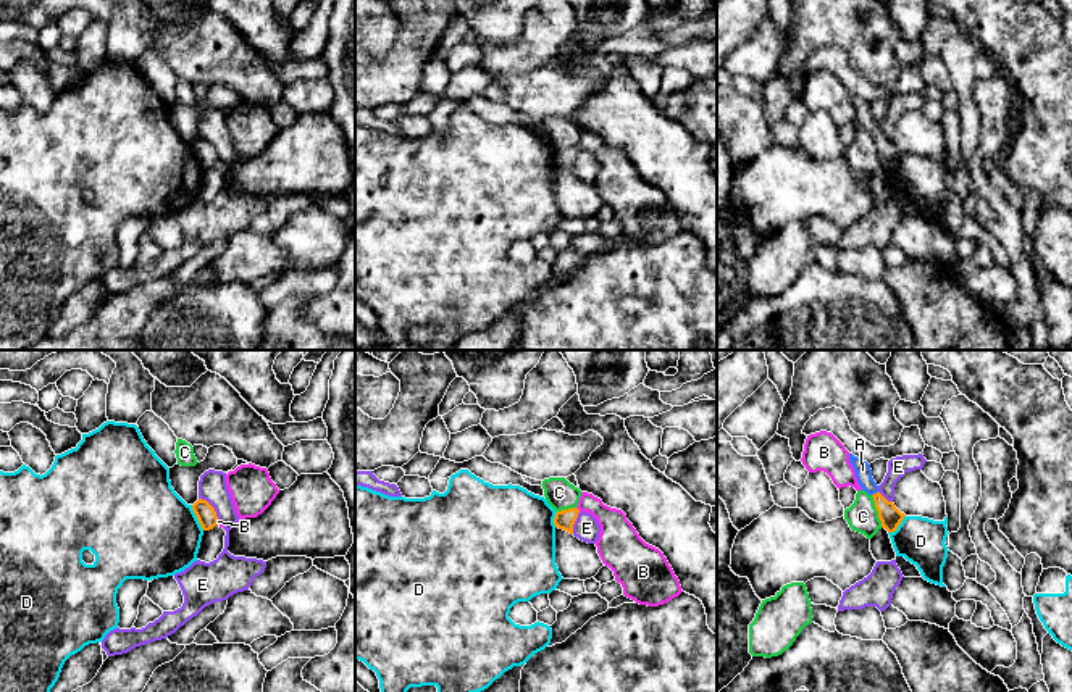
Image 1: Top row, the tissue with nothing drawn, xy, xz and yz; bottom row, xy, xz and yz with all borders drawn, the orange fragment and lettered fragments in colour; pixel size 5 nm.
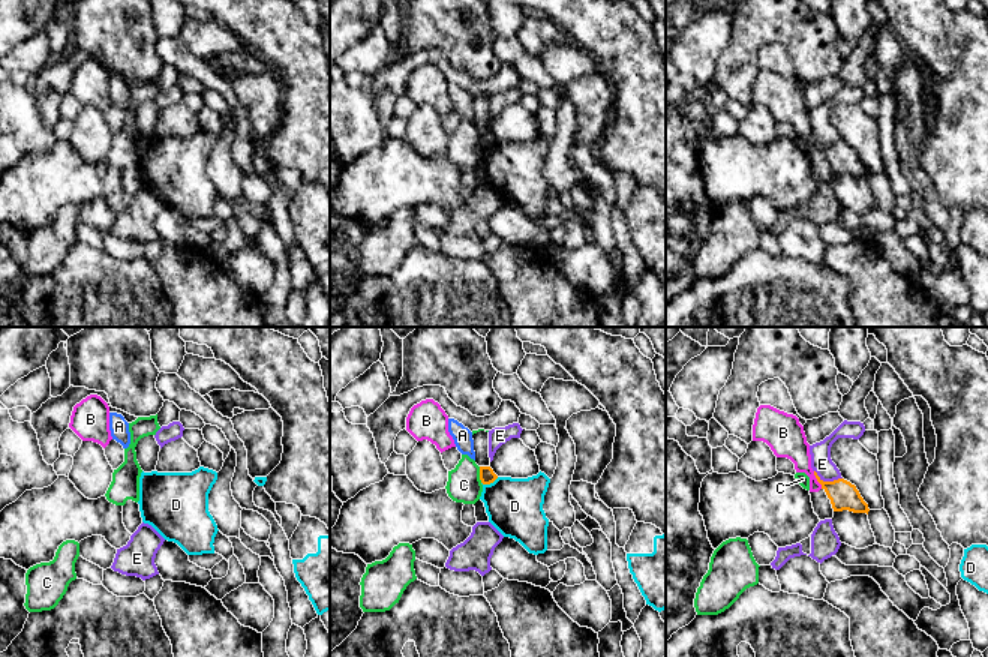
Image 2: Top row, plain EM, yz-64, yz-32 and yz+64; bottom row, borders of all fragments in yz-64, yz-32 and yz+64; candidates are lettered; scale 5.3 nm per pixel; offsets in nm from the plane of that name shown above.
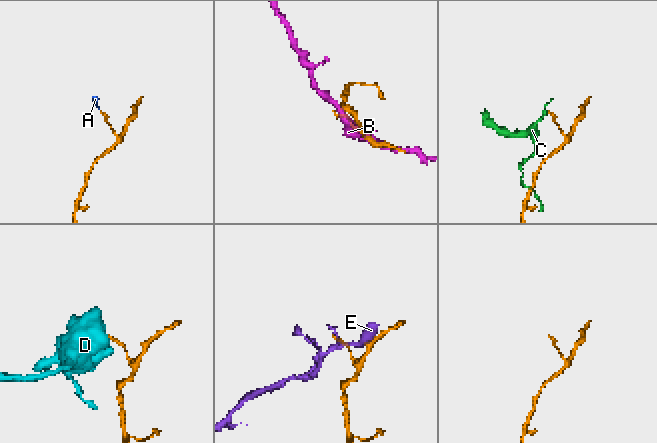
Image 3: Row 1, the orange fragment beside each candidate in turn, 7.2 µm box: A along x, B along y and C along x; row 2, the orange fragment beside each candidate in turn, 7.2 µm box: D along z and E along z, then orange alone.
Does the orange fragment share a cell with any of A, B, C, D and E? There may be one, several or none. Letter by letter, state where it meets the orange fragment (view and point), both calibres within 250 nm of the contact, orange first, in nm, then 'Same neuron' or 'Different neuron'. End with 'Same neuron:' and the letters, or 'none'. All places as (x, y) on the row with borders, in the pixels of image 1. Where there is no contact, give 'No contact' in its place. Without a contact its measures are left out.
A: Touches orange at yz (877, 492). Thickness 110 nm (orange) against 80 nm. Same neuron
B: No contact. Different neuron
C: Touches orange at yz (877, 510). Thickness 110 nm (orange) against 160 nm. Different neuron
D: Touches orange at xy (197, 518). Thickness 100 nm (orange) against 460 nm. Different neuron
E: Touches orange at xy (212, 507). Thickness 100 nm (orange) against 140 nm. Different neuron
Same neuron: A

